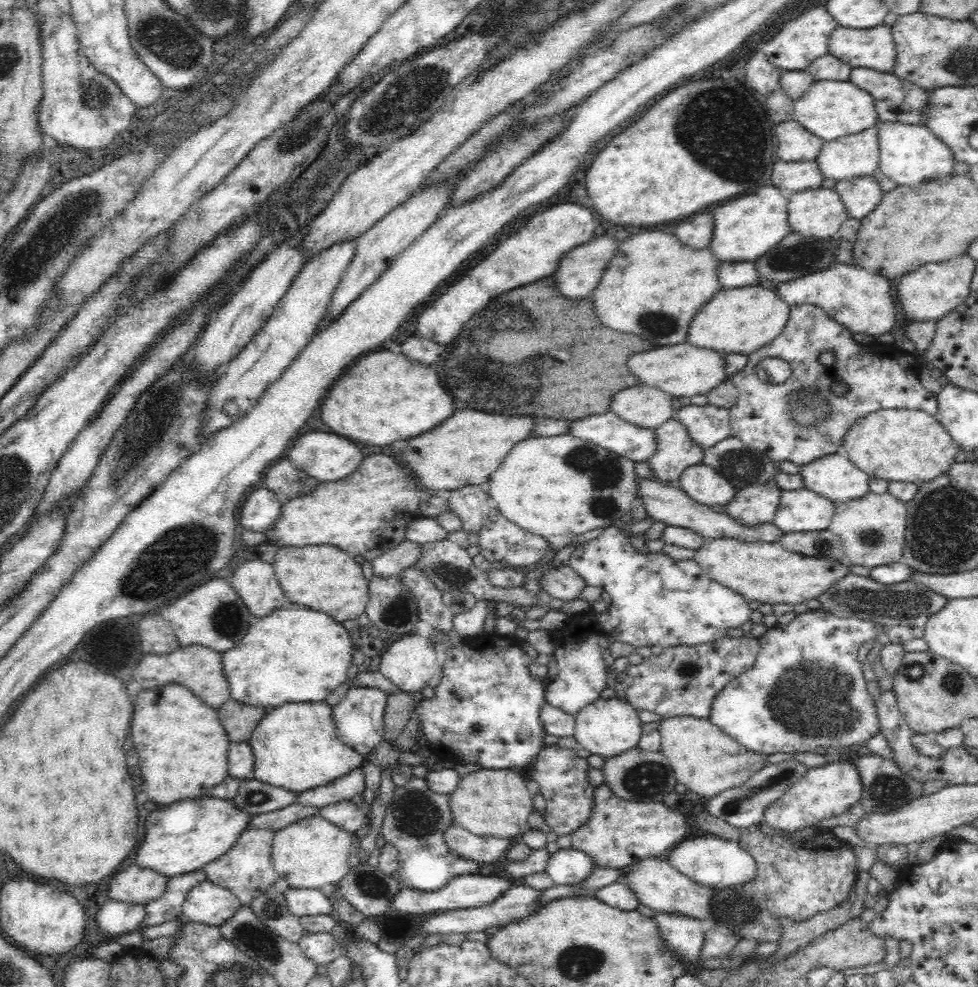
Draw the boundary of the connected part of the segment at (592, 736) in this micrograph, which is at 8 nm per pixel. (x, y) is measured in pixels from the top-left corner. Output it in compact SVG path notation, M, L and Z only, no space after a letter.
M598 697L575 714L573 736L580 747L582 746L582 749L586 749L591 755L605 758L622 755L630 748L638 747L638 742L640 742L643 722L637 714L638 710L624 699Z

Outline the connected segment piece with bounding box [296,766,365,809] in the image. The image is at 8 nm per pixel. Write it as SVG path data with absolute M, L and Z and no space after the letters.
M360 766L334 782L298 793L296 803L322 808L341 800L356 800L365 788L365 774Z

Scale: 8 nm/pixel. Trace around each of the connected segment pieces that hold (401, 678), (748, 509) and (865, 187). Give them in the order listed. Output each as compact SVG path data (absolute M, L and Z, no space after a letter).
M413 632L388 646L381 655L379 672L398 689L413 693L428 686L441 670L435 644Z
M775 479L737 490L725 512L744 526L773 522L782 491Z
M873 176L840 180L834 188L840 195L849 218L864 218L866 213L878 206L884 196L884 192Z

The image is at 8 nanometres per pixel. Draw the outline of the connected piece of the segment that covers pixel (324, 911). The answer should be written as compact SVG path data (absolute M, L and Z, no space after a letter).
M291 888L284 892L288 910L297 917L330 915L332 904L328 893L321 889Z

